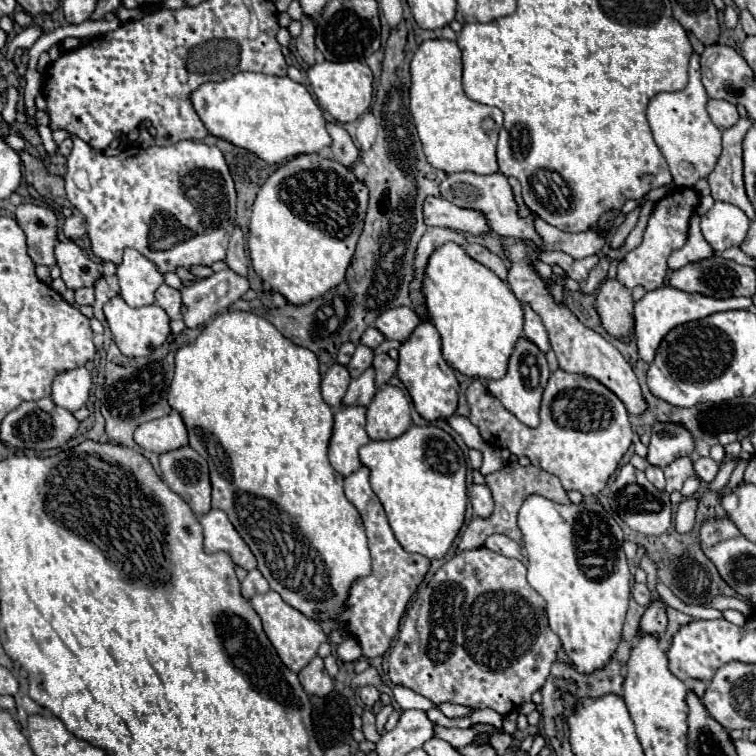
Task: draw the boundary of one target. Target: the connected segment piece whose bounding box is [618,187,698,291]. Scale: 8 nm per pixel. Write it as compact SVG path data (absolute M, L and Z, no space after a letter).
M676 187L662 201L658 201L648 221L648 227L644 231L642 243L620 261L618 281L622 281L628 289L634 289L636 285L642 285L646 291L658 289L668 273L668 265L666 265L668 255L674 249L680 249L688 239L688 221L690 215L696 211L696 205L698 205L698 195L688 187Z

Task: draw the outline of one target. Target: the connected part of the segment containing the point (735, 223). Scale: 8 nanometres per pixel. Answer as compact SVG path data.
M716 201L714 207L702 215L700 229L704 239L714 251L724 251L728 247L738 247L748 233L750 219L736 205Z

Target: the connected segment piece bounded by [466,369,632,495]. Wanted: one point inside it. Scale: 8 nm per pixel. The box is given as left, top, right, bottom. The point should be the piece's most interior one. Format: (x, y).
(584, 431)

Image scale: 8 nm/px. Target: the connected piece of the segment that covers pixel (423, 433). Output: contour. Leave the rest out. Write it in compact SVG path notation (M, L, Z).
M412 425L406 433L402 433L396 439L388 441L368 441L360 447L360 461L364 467L370 469L370 485L372 491L378 495L380 503L384 505L384 511L388 515L390 527L398 539L398 543L408 553L420 553L428 559L442 559L452 541L456 539L462 523L468 503L466 474L466 459L462 449L456 445L456 441L440 427L436 425Z

